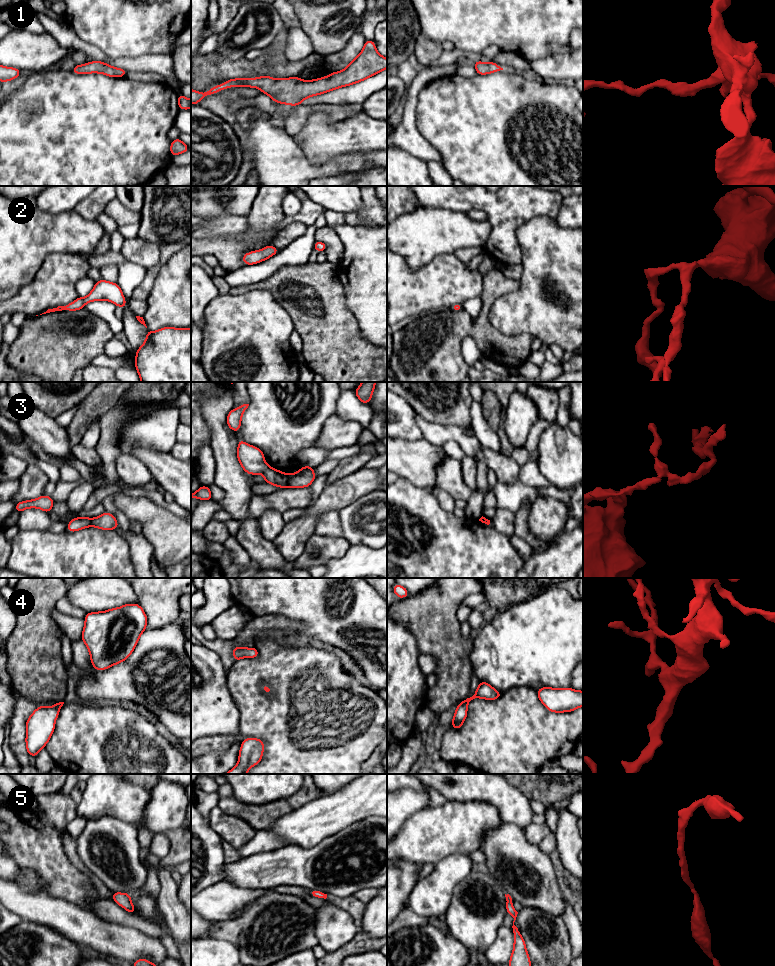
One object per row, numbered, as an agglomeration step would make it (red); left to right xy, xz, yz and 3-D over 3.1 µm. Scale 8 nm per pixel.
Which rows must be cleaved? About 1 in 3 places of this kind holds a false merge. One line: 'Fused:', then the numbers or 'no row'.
Fused: 3

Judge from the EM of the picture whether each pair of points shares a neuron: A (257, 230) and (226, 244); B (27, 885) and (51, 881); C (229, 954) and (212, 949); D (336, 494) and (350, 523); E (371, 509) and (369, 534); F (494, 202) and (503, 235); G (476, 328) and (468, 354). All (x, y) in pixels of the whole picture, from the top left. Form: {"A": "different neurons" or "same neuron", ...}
{"A": "same neuron", "B": "different neurons", "C": "same neuron", "D": "different neurons", "E": "same neuron", "F": "same neuron", "G": "different neurons"}

